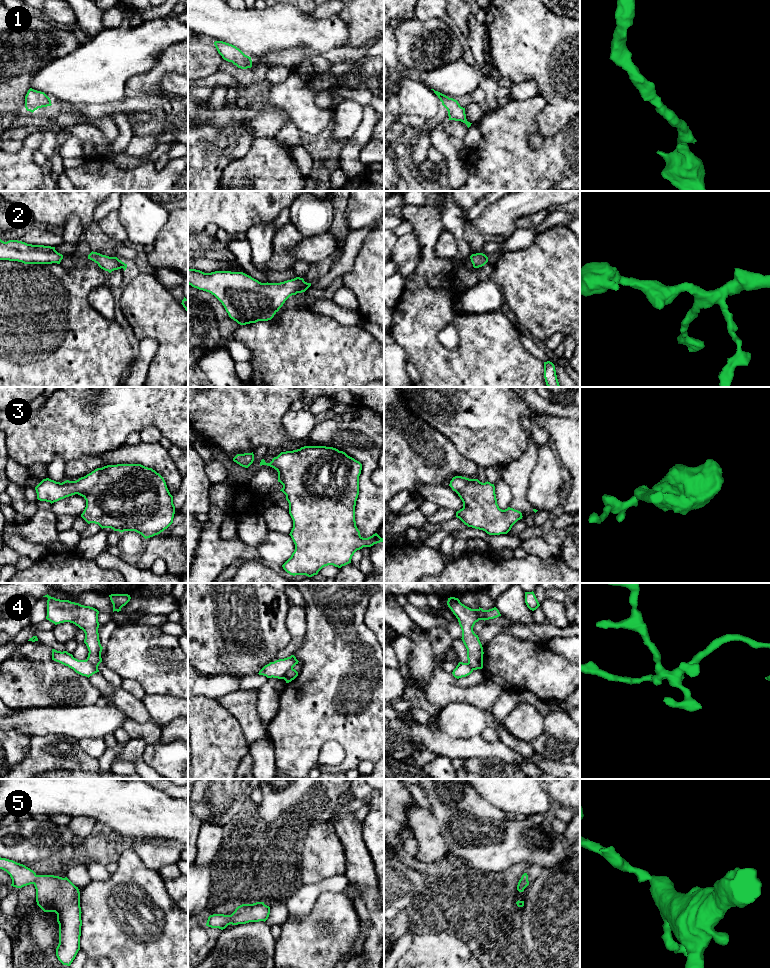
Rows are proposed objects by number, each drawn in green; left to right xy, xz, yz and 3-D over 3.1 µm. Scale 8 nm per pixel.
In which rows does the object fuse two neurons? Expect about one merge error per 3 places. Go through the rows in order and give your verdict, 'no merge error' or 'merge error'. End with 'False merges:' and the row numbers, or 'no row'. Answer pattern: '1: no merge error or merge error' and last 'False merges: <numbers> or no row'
1: no merge error
2: no merge error
3: no merge error
4: merge error
5: no merge error
False merges: 4

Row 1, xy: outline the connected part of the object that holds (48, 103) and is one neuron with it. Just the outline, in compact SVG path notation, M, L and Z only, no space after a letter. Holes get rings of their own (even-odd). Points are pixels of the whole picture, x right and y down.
M30 88L25 96L25 108L32 113L38 108L51 105L50 98L44 92Z

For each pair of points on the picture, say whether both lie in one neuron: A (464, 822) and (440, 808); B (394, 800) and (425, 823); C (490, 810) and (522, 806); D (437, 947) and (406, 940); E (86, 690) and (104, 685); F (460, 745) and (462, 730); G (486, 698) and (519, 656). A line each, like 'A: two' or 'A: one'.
A: one
B: two
C: two
D: two
E: two
F: two
G: two

